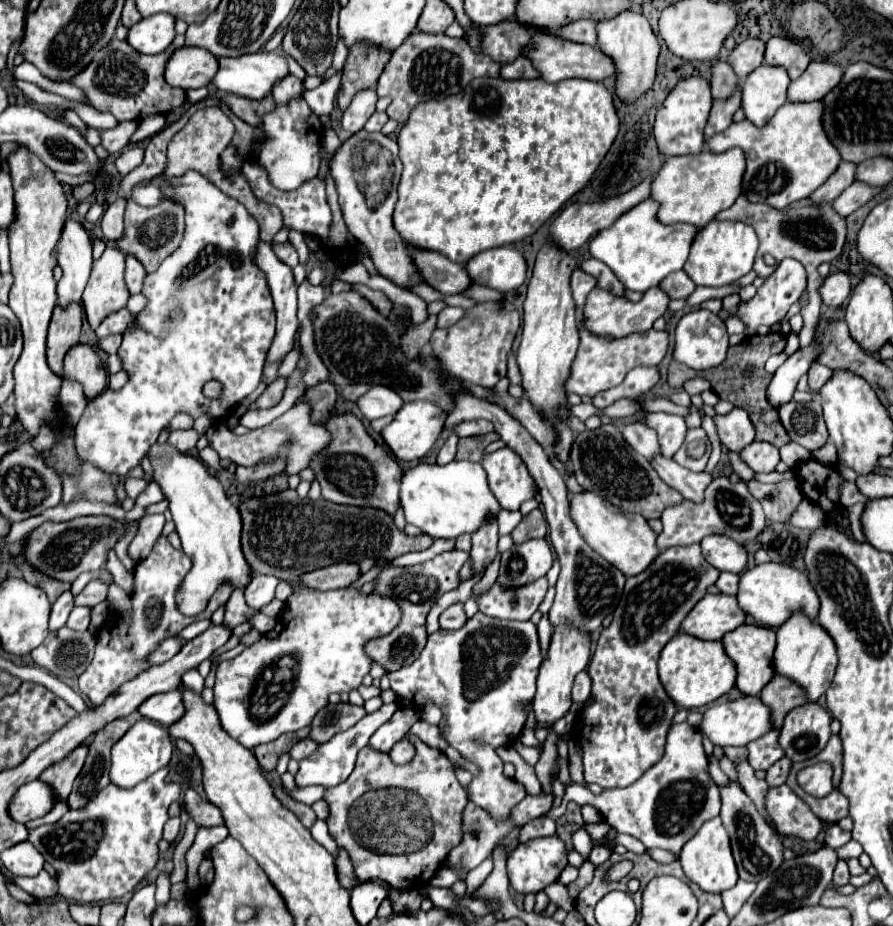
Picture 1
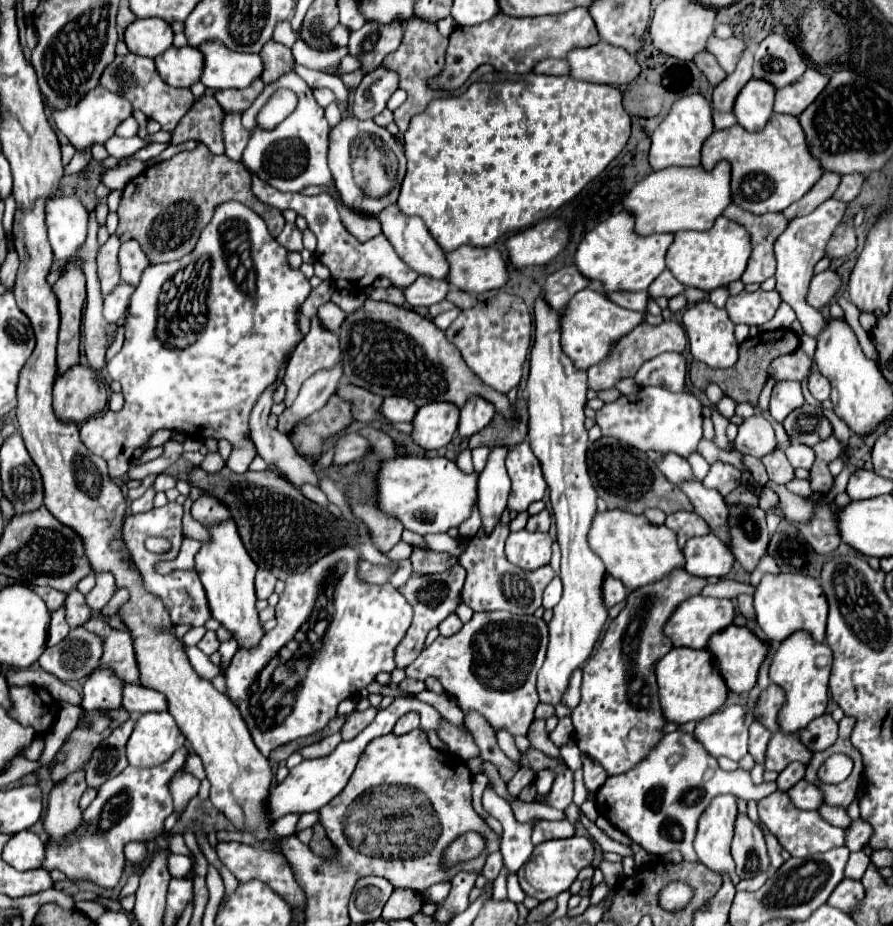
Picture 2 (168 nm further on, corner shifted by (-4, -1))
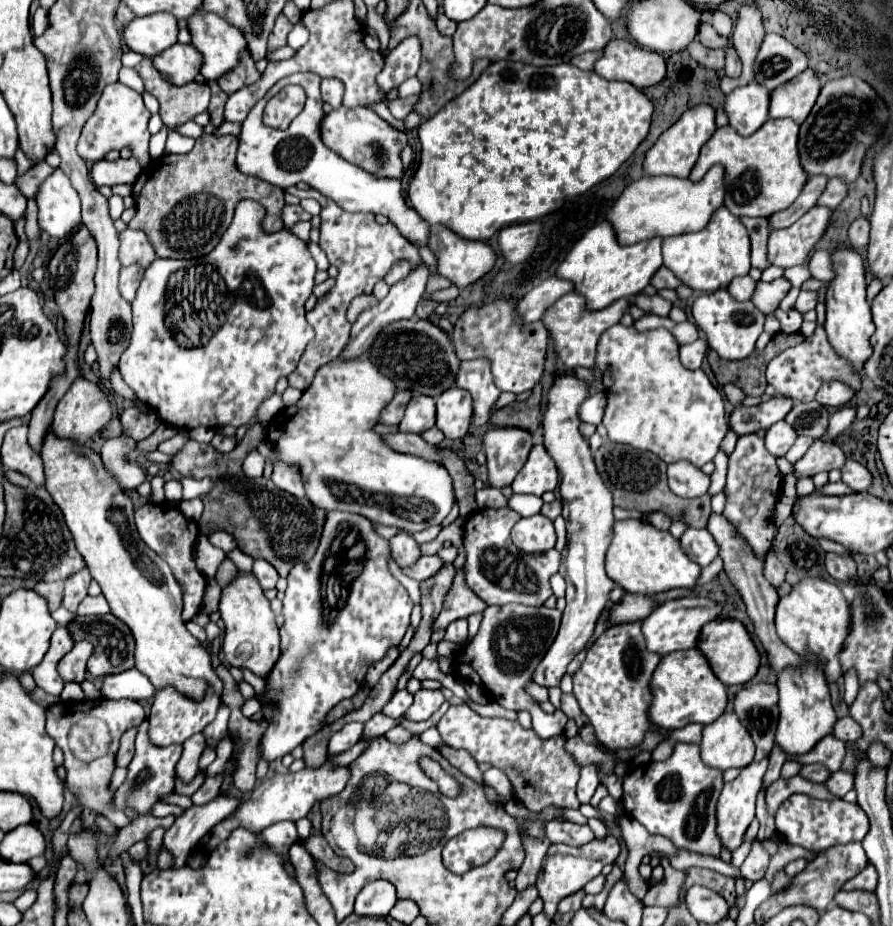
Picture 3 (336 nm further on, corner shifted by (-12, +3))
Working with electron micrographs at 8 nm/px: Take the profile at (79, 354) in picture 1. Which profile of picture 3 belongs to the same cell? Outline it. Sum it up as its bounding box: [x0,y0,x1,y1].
[52,377,112,445]

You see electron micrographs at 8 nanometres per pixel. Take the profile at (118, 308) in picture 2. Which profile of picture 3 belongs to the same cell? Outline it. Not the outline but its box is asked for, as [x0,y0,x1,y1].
[120,265,142,301]

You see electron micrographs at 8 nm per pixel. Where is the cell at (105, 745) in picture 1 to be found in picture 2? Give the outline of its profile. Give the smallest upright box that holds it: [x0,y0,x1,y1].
[84,719,134,789]

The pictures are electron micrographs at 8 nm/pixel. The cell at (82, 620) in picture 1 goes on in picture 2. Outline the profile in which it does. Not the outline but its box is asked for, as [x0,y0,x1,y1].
[66,589,94,629]

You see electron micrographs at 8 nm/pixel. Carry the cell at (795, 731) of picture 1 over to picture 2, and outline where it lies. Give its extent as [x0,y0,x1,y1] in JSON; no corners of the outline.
[798,713,838,753]

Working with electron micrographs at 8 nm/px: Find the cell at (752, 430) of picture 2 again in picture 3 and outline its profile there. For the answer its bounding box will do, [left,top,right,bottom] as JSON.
[766,421,796,457]

